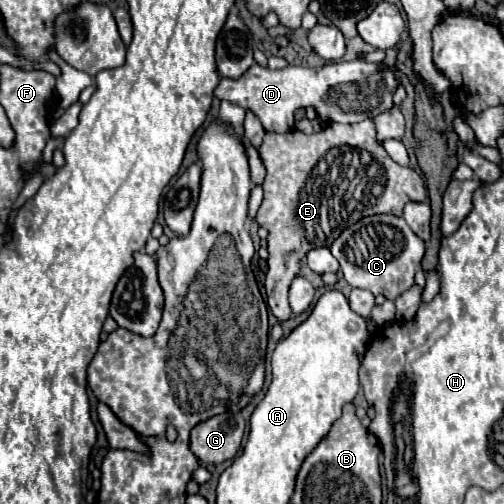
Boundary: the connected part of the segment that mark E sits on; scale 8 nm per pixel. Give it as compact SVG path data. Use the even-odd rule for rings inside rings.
M368 118L364 122L358 122L358 124L332 124L332 128L322 128L320 132L314 132L314 134L304 134L304 132L298 132L298 130L292 130L292 132L286 132L286 134L274 134L274 132L266 132L264 134L264 144L260 146L260 156L262 156L262 162L266 166L266 178L264 178L264 200L258 208L258 214L256 214L256 220L260 226L264 226L270 236L268 236L268 272L266 272L264 288L266 291L266 304L270 308L270 312L278 318L278 322L284 322L290 318L292 310L288 306L288 288L290 288L290 282L294 280L294 276L298 276L298 270L300 270L300 258L306 256L308 250L312 248L320 248L320 246L330 246L344 228L356 224L358 220L366 218L366 216L374 216L374 214L394 214L394 216L402 216L402 208L406 202L426 202L426 184L424 180L420 178L420 174L416 170L412 170L410 166L400 166L396 164L392 158L388 158L386 150L378 144L376 140L376 126L374 122Z

